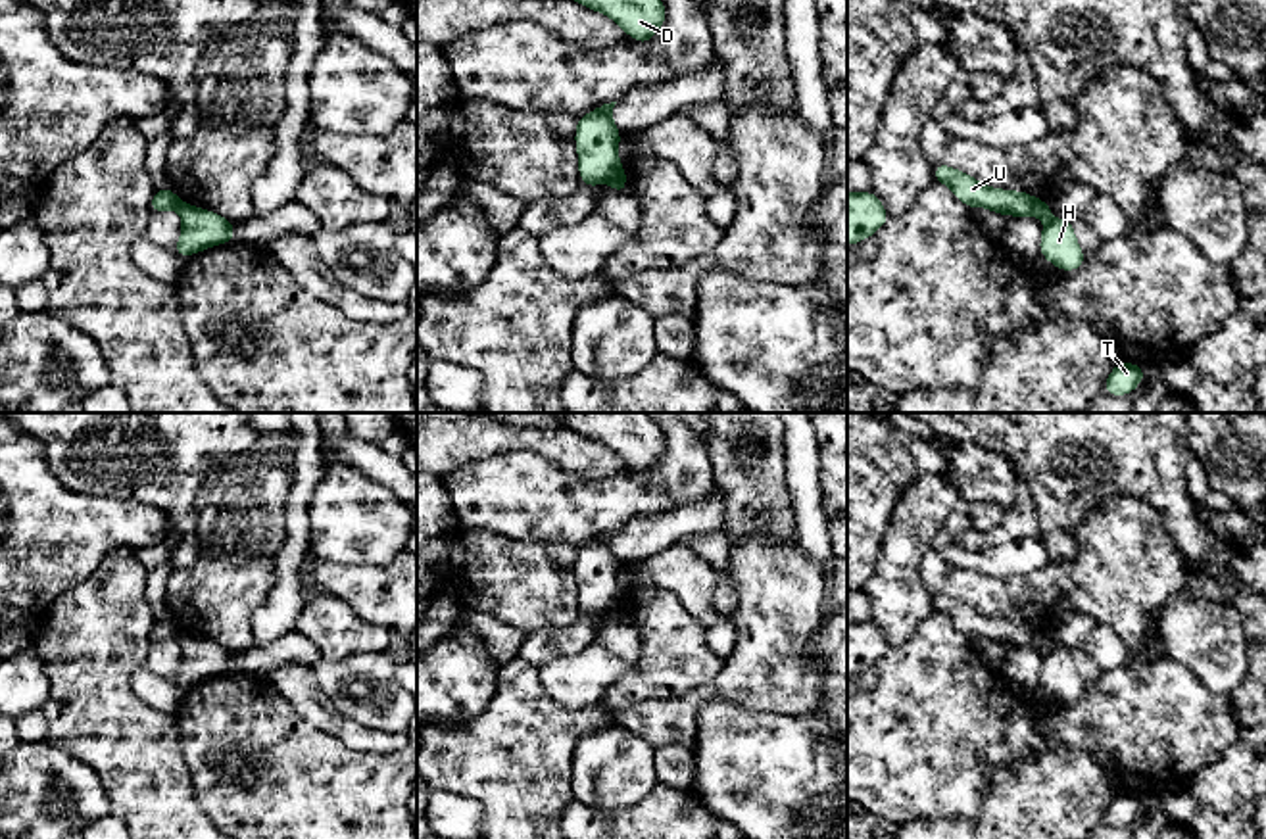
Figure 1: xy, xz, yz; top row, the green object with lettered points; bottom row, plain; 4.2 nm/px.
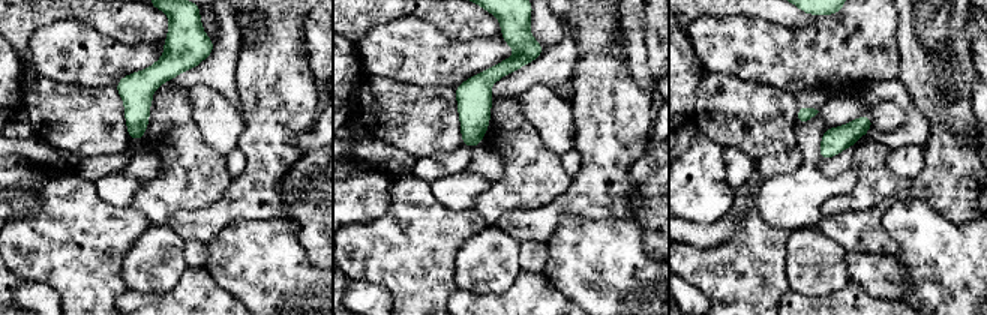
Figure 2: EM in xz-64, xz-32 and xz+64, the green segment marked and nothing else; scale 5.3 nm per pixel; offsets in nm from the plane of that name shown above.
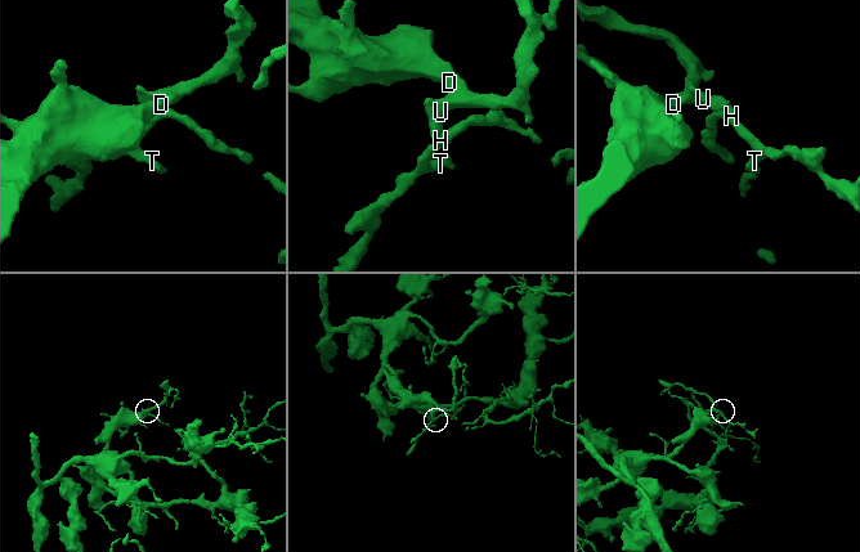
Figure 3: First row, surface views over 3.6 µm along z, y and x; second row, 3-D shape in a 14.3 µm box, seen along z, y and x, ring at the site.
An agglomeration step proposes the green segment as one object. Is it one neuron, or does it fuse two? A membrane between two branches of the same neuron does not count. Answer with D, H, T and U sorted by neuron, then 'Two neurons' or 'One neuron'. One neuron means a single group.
Groups: D U / H T. Two neurons

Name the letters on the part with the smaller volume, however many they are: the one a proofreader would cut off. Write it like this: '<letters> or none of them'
H, T

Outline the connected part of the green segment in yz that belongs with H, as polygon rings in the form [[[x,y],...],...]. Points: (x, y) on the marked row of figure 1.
[[[1041,202],[1034,217],[1043,219],[1043,232],[1039,240],[1039,253],[1051,261],[1059,271],[1080,271],[1085,259],[1080,248],[1074,225],[1068,219],[1051,219],[1053,205]]]

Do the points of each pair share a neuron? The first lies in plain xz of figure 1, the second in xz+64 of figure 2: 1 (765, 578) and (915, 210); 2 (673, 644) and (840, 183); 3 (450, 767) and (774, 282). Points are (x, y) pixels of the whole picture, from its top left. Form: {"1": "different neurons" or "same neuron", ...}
{"1": "different neurons", "2": "different neurons", "3": "same neuron"}

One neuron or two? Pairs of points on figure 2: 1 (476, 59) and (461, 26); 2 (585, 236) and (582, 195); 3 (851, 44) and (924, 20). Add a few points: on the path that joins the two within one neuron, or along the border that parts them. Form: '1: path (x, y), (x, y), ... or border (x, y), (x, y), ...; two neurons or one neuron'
1: border (434, 26), (464, 41), (500, 35); two neurons
2: border (618, 219), (563, 215), (552, 231); two neurons
3: border (897, 15), (900, 63); two neurons

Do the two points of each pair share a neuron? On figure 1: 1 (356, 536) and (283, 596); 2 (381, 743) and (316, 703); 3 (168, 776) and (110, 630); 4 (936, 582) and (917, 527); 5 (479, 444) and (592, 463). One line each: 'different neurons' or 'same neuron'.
1: different neurons
2: same neuron
3: same neuron
4: different neurons
5: same neuron

